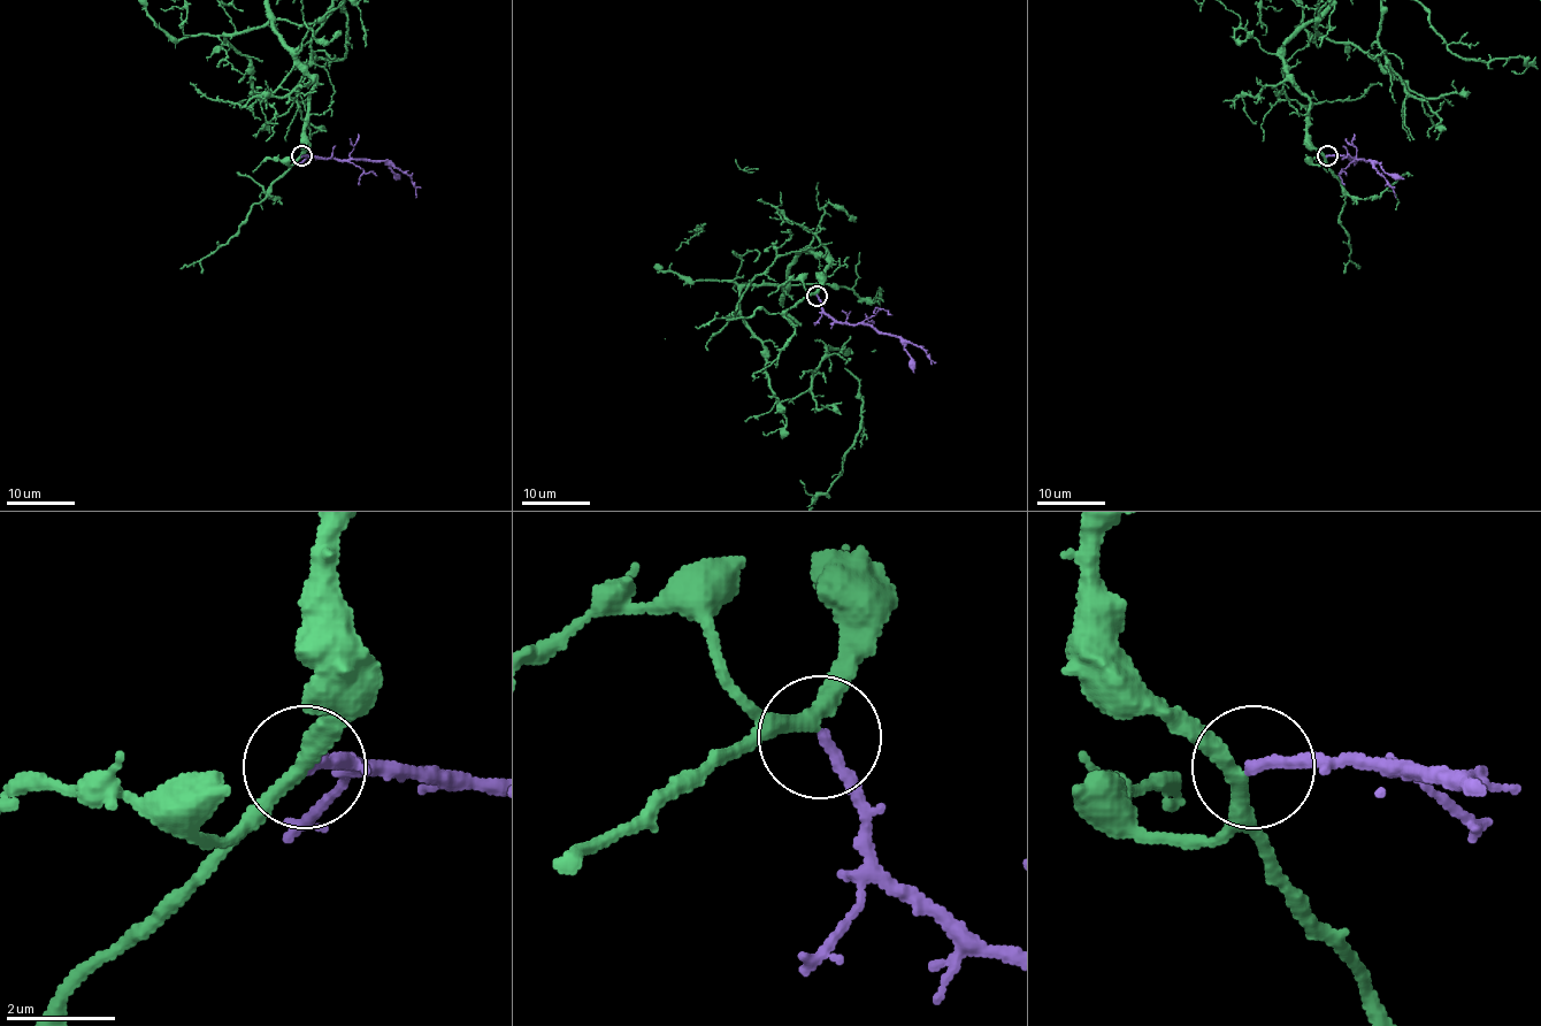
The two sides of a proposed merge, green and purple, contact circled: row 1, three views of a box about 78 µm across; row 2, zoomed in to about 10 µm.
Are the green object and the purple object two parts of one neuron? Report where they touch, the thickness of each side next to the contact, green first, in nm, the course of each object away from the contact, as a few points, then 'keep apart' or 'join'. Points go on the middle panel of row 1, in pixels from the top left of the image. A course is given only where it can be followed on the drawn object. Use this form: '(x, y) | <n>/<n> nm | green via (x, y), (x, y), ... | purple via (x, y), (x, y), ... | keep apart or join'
(817, 296) | 280/200 nm | purple via (815, 296), (821, 307), (838, 321), (867, 323), (879, 331), (901, 336), (926, 353), (932, 364) | join

